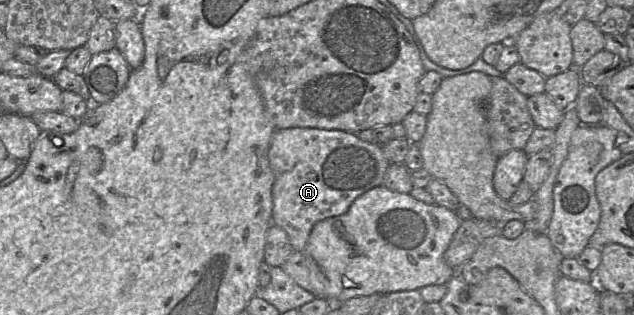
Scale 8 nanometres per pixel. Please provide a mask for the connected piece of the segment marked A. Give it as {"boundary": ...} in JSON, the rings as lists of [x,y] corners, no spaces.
{"boundary":[[[301,127],[276,129],[270,142],[268,160],[275,177],[272,187],[272,224],[287,233],[293,250],[298,252],[304,250],[317,222],[346,213],[360,195],[383,185],[384,175],[390,166],[383,145],[379,143],[364,142],[353,132]]]}

